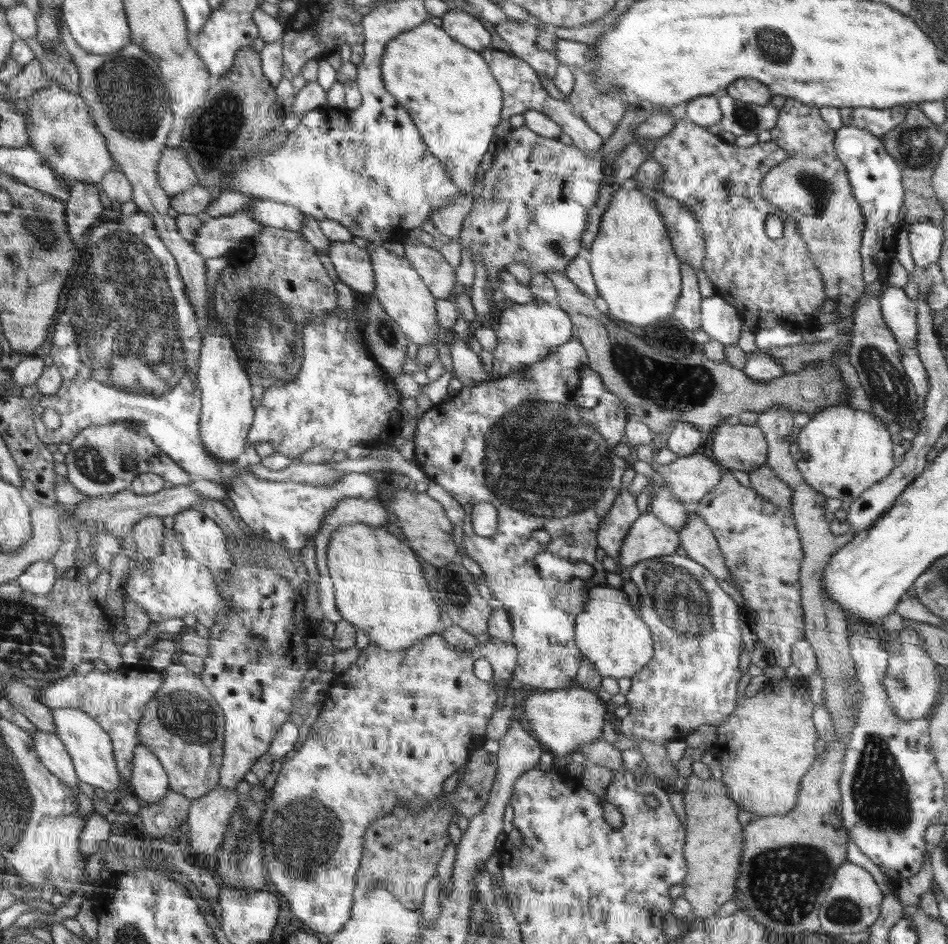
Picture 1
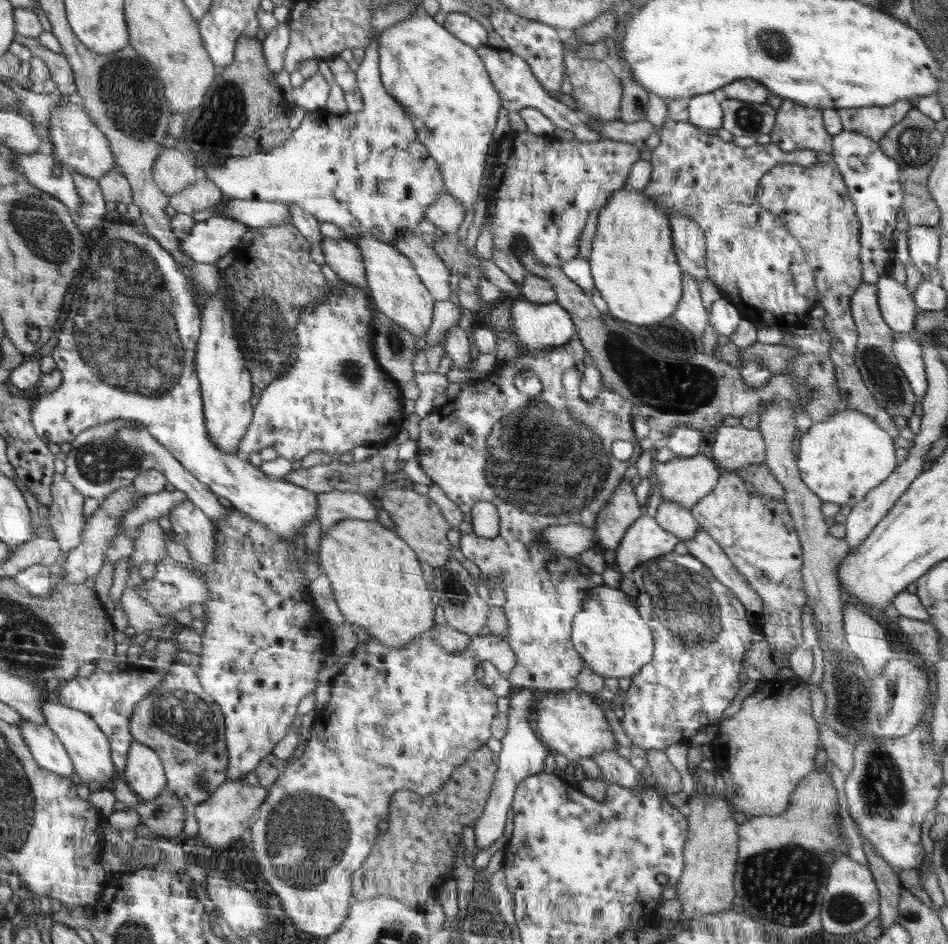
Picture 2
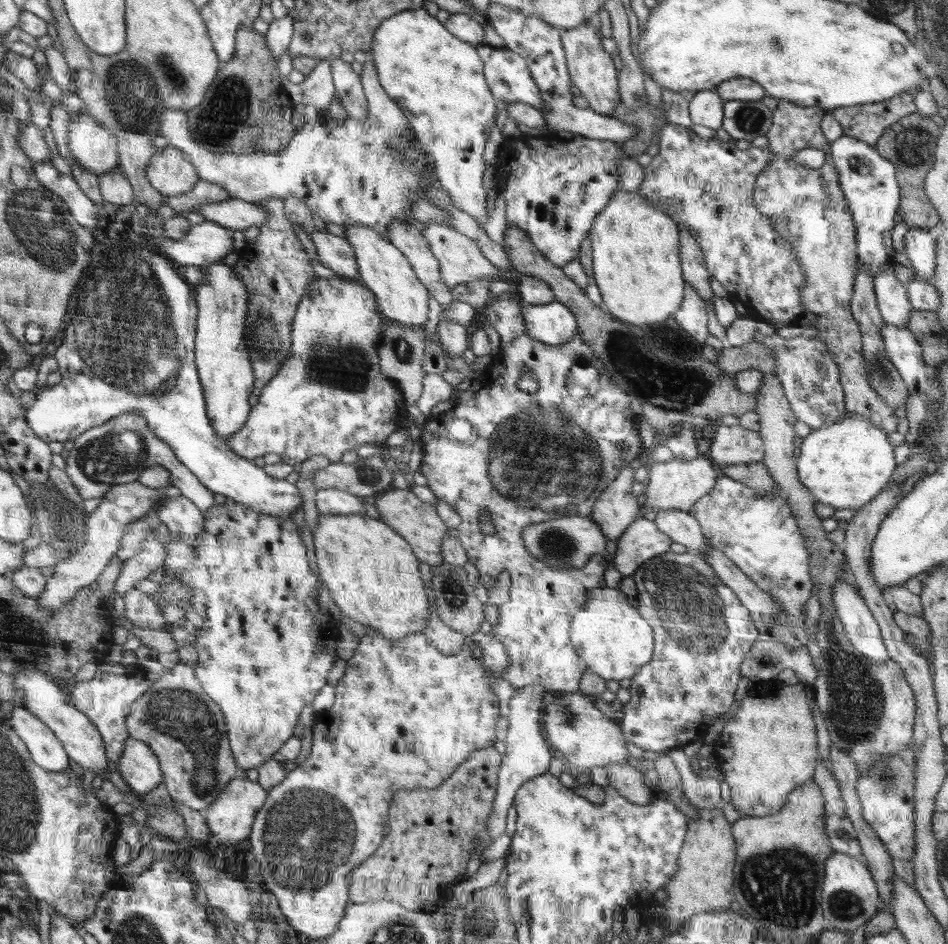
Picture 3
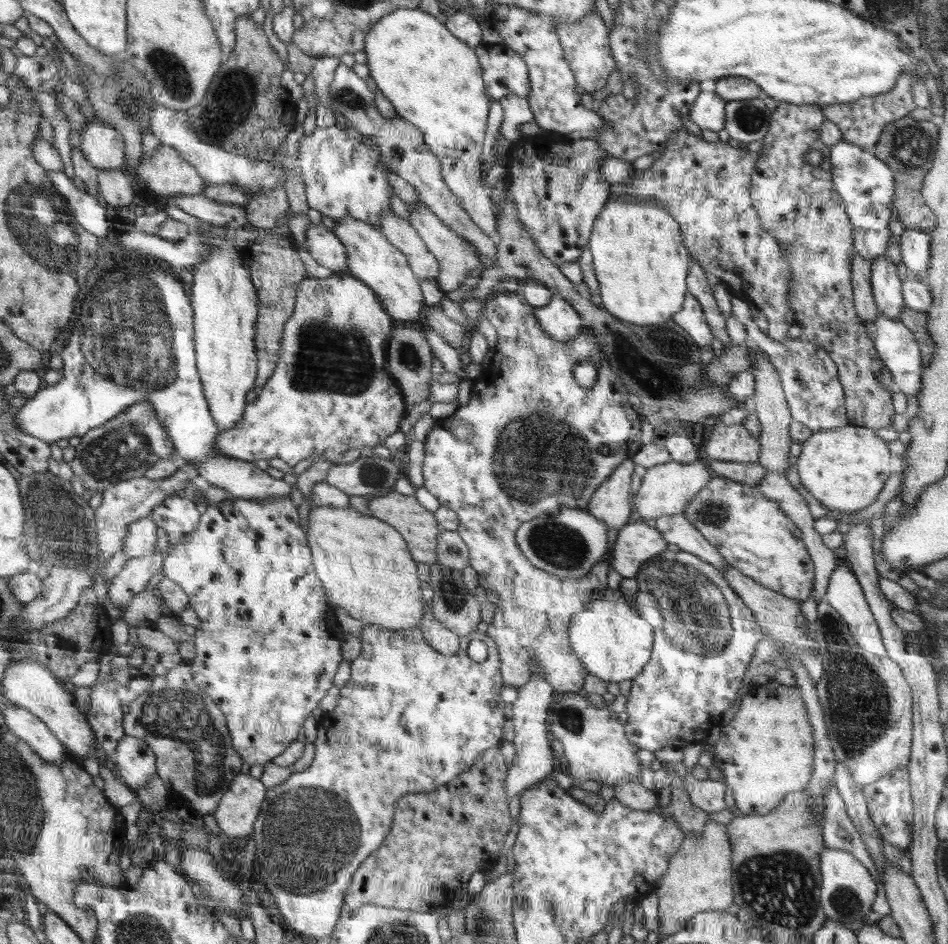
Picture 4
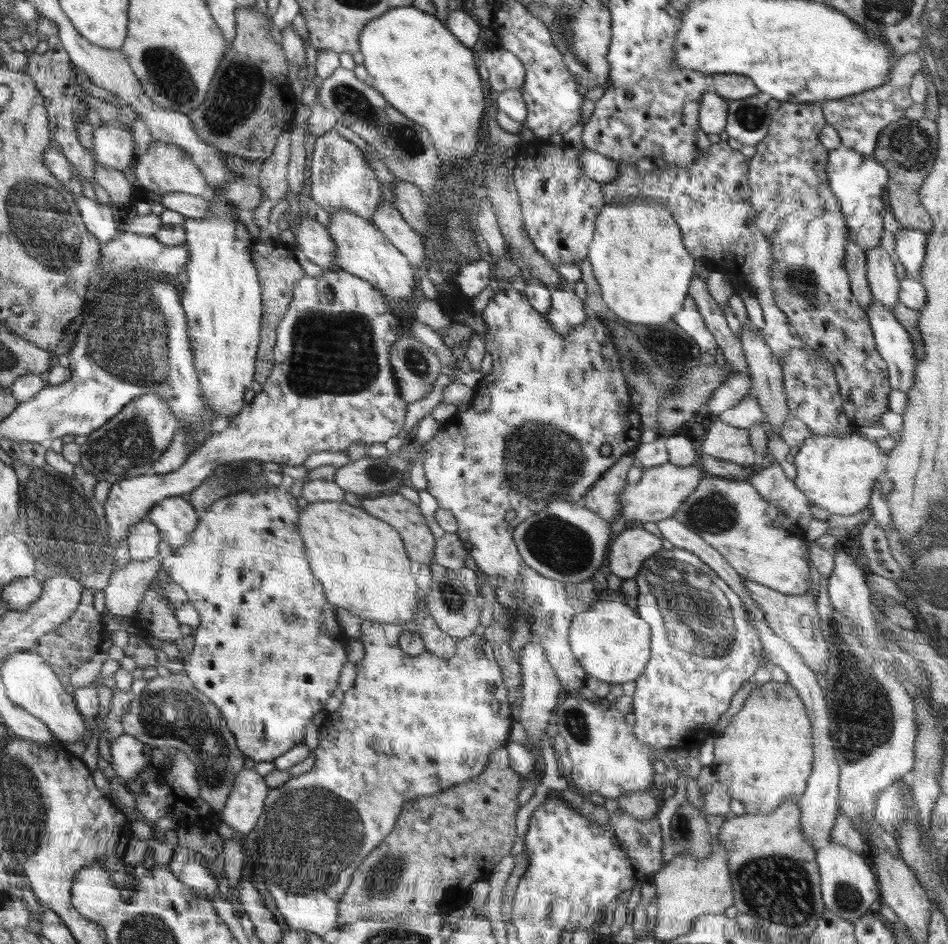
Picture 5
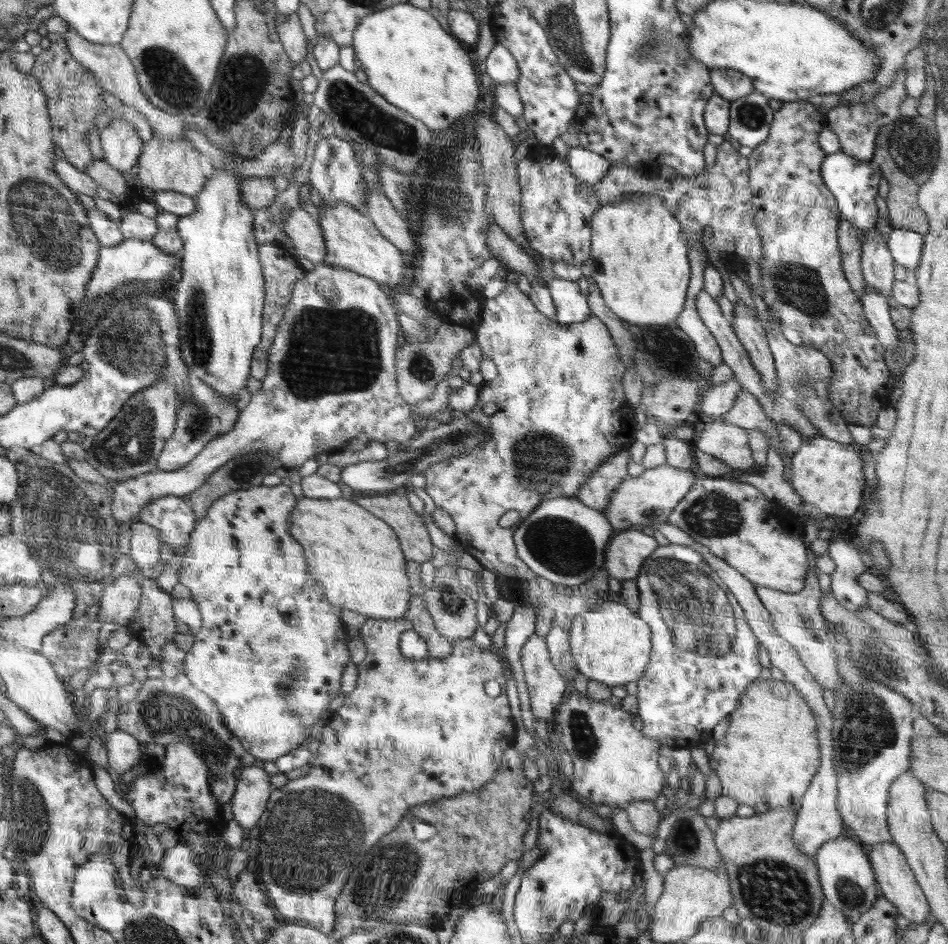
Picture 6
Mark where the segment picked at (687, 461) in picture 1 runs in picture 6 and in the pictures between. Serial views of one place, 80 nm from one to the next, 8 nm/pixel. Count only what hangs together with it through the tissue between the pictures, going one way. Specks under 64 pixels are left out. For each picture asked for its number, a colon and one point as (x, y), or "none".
2: (685, 481)
3: (677, 484)
4: (665, 489)
5: (656, 496)
6: (647, 500)

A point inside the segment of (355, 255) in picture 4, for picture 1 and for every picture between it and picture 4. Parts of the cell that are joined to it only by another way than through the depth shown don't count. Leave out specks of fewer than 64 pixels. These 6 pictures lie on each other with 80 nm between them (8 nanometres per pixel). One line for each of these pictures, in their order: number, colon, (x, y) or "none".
1: (399, 288)
2: (396, 288)
3: (383, 268)

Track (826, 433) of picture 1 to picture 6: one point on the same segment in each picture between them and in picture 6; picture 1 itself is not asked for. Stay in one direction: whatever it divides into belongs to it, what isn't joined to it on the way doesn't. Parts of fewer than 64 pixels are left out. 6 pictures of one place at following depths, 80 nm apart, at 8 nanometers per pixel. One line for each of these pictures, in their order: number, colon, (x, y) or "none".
2: (842, 459)
3: (846, 464)
4: (845, 468)
5: (837, 474)
6: (827, 474)

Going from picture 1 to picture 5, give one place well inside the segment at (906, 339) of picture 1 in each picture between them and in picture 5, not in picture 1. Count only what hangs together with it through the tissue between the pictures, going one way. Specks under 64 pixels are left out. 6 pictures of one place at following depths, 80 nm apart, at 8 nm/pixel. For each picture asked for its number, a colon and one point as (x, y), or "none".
2: (897, 306)
3: (892, 301)
4: (886, 285)
5: (881, 275)

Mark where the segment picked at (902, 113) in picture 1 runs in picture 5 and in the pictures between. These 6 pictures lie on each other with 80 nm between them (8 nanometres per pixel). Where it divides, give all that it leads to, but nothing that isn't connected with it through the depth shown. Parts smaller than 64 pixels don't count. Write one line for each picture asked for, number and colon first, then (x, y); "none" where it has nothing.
2: (872, 121)
3: (866, 122)
4: (861, 122)
5: (859, 119)

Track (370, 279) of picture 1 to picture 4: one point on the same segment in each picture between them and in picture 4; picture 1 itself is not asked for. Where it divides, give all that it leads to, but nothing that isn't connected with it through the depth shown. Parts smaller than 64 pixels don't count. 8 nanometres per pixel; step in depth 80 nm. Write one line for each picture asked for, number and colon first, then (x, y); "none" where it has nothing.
2: (344, 257)
3: (334, 252)
4: (325, 247)

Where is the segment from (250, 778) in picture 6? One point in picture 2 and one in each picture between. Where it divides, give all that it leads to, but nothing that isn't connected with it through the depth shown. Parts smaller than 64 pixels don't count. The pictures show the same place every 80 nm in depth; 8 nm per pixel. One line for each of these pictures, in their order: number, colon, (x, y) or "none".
2: (226, 815)
3: (231, 817)
4: (236, 814)
5: (241, 812)

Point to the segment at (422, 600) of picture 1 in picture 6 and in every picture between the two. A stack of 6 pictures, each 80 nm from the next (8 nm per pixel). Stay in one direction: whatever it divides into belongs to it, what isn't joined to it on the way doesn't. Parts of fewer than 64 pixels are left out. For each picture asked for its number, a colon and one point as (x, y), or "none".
2: (376, 580)
3: (369, 568)
4: (365, 565)
5: (361, 561)
6: (357, 558)

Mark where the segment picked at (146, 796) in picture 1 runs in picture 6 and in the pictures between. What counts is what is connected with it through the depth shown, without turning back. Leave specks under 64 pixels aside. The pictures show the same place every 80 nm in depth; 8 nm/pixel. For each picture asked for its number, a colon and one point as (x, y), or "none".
2: (144, 773)
3: (139, 767)
4: (134, 759)
5: (129, 756)
6: (123, 751)

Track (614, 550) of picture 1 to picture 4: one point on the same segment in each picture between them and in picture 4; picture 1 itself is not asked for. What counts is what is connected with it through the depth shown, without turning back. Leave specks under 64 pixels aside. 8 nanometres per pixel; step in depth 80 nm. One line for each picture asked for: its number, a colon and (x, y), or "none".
2: (615, 518)
3: (617, 507)
4: (611, 504)

